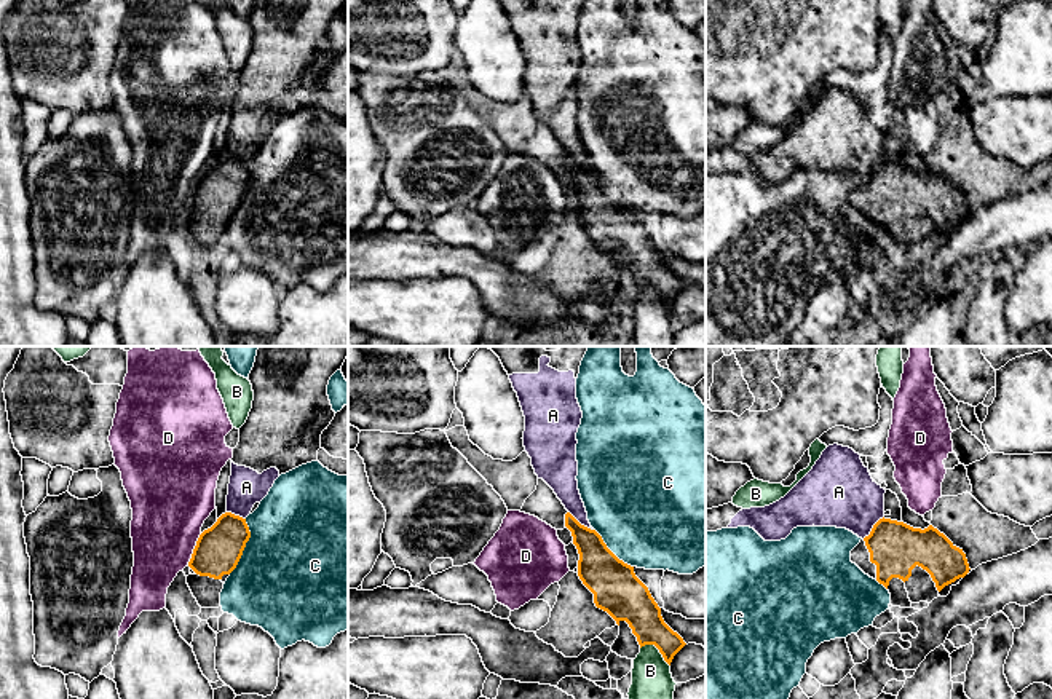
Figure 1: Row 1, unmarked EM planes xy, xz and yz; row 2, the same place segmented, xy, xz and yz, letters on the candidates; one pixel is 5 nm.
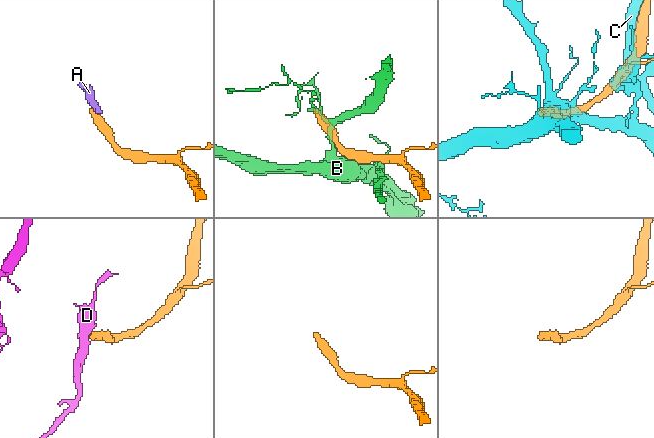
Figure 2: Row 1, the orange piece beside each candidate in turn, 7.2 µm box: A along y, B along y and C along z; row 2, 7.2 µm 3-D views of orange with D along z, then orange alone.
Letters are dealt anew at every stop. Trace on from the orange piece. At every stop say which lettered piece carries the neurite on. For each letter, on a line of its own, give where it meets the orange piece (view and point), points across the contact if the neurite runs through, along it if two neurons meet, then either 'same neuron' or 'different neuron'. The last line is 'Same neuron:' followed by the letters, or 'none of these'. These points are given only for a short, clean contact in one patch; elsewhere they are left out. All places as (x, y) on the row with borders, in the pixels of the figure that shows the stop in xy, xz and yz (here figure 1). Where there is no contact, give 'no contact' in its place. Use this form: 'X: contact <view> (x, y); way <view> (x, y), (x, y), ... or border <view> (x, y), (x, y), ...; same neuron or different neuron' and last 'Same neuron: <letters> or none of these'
A: contact yz (872, 529); border yz (883, 516), (862, 538); different neuron
B: contact xz (658, 648); different neuron
C: contact xy (245, 546); different neuron
D: contact xy (193, 549); border xy (201, 533), (187, 564); different neuron
Same neuron: none of these

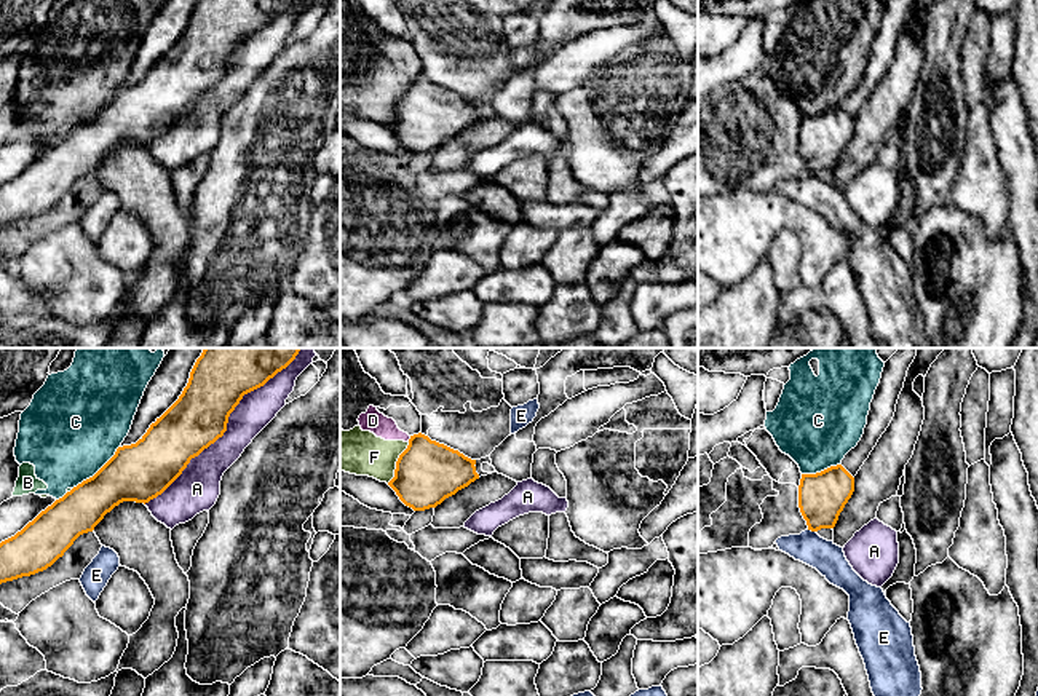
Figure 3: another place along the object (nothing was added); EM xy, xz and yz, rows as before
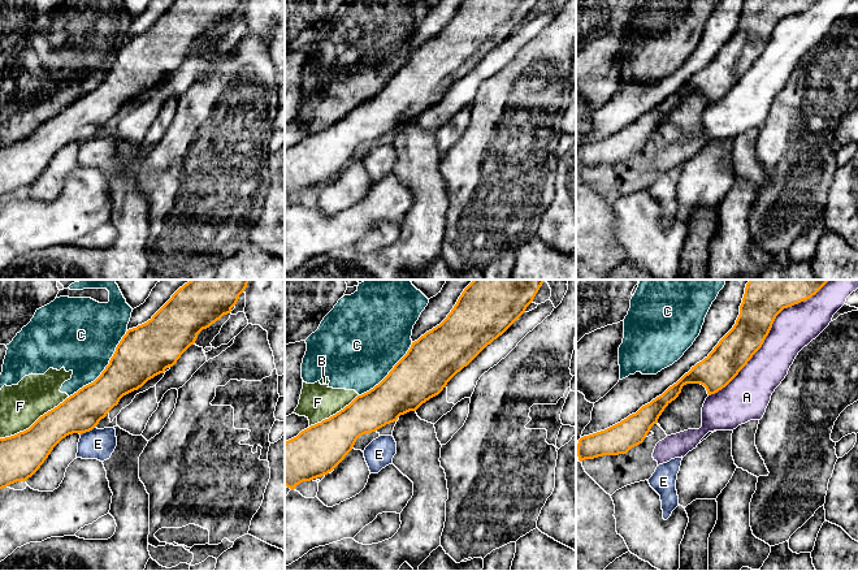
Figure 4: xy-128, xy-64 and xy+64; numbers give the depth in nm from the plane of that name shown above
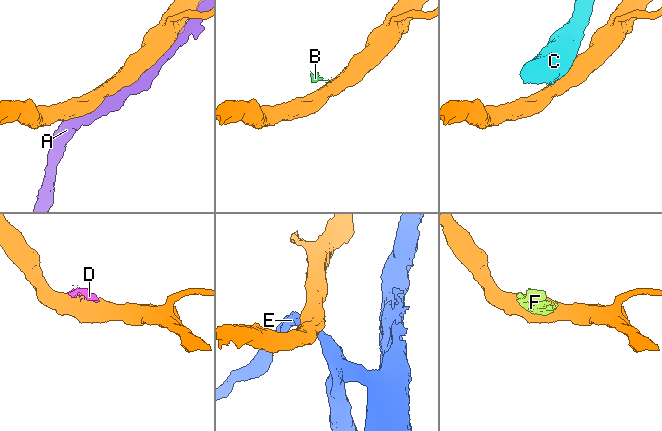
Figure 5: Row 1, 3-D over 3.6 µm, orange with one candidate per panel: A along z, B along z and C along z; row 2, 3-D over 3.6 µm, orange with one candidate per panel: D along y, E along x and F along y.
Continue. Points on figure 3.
A: contact xy (225, 427); different neuron
B: contact xy (71, 490); border xy (72, 489), (67, 492); different neuron
C: contact xy (98, 471); different neuron
D: contact xz (409, 439); different neuron
E: contact yz (812, 530); border yz (808, 529), (815, 532); different neuron
F: contact xz (396, 463); different neuron
Same neuron: none of these

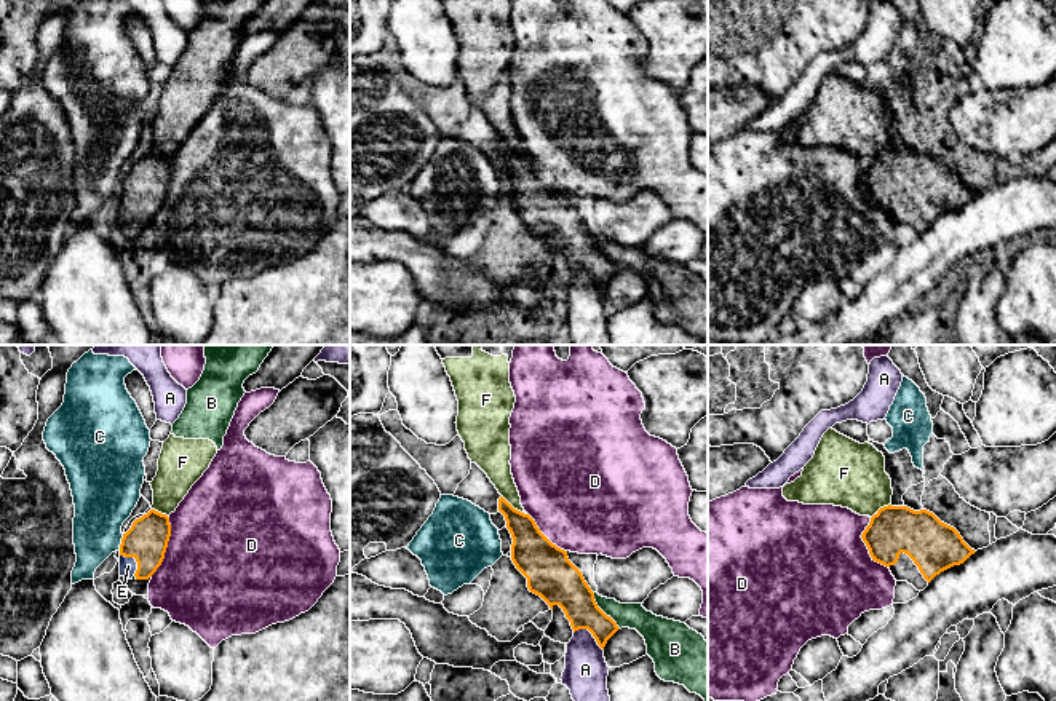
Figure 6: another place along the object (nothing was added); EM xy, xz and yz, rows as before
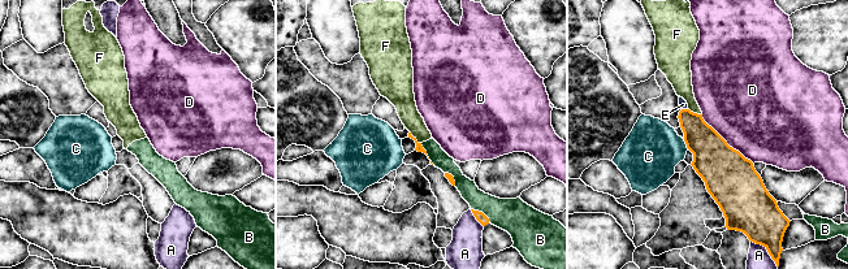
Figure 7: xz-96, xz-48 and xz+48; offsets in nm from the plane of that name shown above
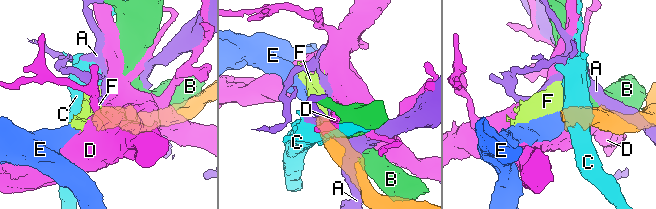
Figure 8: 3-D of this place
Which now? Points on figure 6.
A: contact xz (591, 633); different neuron
B: contact xz (601, 610); different neuron
C: contact xy (122, 542); border xy (123, 534), (119, 548); different neuron
D: contact xy (166, 546); different neuron
E: contact xy (136, 561); way xy (147, 538), (136, 561), (128, 566); same neuron
F: contact xz (513, 508); border xz (502, 495), (526, 514); different neuron
Same neuron: E

